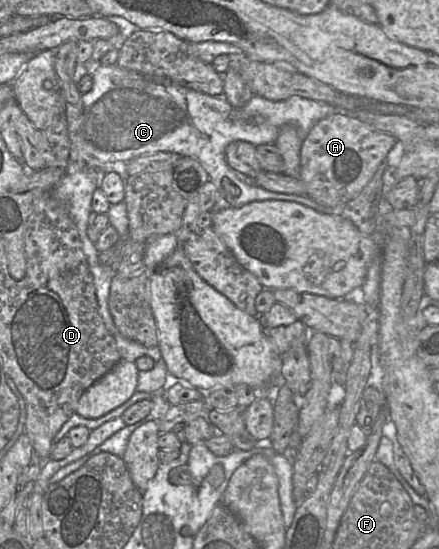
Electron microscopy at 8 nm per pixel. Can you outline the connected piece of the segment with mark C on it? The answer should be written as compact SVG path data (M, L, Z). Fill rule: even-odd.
M117 64L99 65L96 69L92 69L91 76L92 89L81 96L83 113L78 133L71 134L70 160L66 167L66 174L50 190L50 194L60 204L65 204L79 232L83 252L94 278L99 313L107 330L115 338L121 360L135 362L142 356L149 356L156 364L149 371L139 371L137 392L124 404L104 416L86 419L74 413L55 435L53 446L67 436L74 427L85 426L92 431L112 419L121 417L123 412L134 403L162 394L165 392L162 389L168 375L160 348L158 346L147 348L122 336L109 311L110 285L117 274L116 268L104 266L99 262L99 252L87 236L87 226L92 213L92 196L99 188L101 179L98 164L116 161L127 163L136 157L156 152L172 152L180 157L191 157L203 166L209 179L216 186L216 201L211 213L264 200L296 202L323 214L335 214L337 211L335 208L317 203L306 195L272 192L259 187L253 184L253 178L246 177L231 168L225 159L225 148L231 142L245 141L254 146L274 144L280 128L286 124L294 126L304 139L318 121L338 112L334 106L299 96L292 96L283 101L271 101L253 94L243 107L234 108L224 96L209 96L174 84L166 78L147 76L119 67ZM224 184L234 184L240 188L240 195L237 197L228 195L223 189Z

